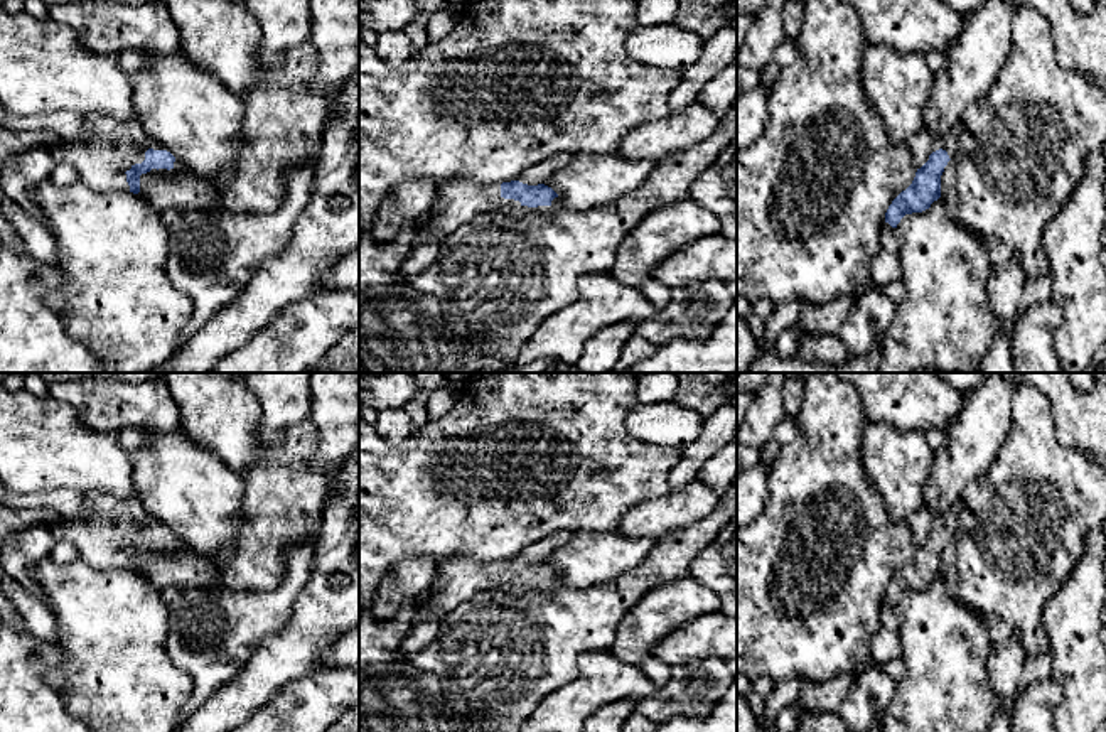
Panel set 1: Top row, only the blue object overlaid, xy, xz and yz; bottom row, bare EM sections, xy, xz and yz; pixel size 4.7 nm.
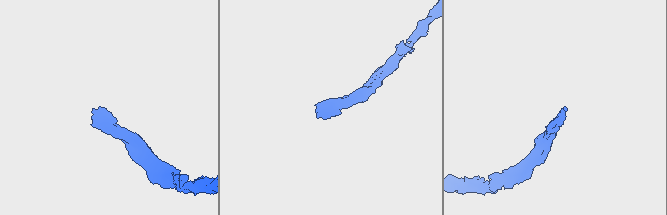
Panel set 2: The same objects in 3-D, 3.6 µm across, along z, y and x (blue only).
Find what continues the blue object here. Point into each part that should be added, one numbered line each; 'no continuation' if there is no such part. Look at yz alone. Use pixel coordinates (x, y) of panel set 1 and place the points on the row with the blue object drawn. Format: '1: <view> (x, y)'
1: yz (948, 140)

